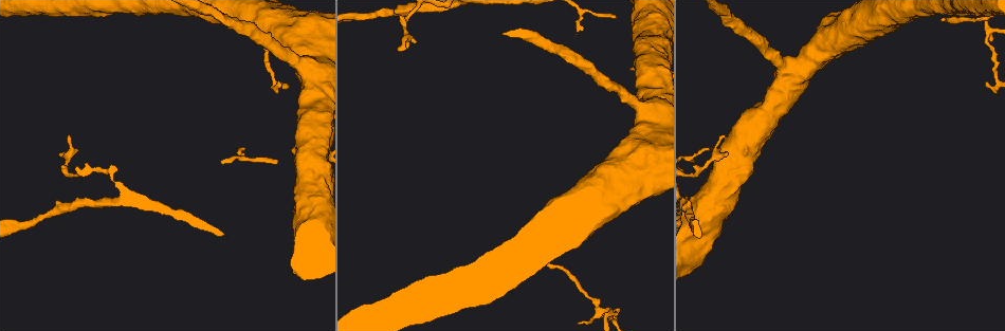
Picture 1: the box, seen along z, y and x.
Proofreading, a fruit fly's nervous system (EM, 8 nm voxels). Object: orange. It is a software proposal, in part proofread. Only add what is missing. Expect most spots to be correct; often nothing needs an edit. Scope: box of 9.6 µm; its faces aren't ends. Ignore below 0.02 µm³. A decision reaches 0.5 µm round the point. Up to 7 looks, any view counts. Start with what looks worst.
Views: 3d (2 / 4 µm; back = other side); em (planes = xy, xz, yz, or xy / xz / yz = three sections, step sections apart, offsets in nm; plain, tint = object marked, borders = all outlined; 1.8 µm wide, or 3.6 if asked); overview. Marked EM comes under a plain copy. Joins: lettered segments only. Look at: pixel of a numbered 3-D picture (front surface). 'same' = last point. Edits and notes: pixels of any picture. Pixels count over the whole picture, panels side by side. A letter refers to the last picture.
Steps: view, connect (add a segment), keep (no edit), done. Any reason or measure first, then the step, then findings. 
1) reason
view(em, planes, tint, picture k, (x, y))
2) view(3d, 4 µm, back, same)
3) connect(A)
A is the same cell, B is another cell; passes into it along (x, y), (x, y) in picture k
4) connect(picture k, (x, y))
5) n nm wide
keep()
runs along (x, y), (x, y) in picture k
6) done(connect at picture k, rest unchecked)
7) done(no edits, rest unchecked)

three-way junction
view(3d, 4 µm, picture 1, (617, 316))

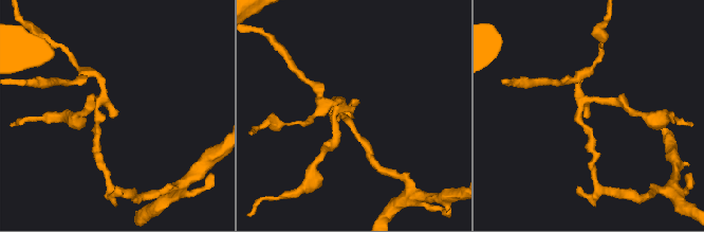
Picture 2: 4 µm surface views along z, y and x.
3 arms
view(em, planes, tint, picture 2, (588, 116))

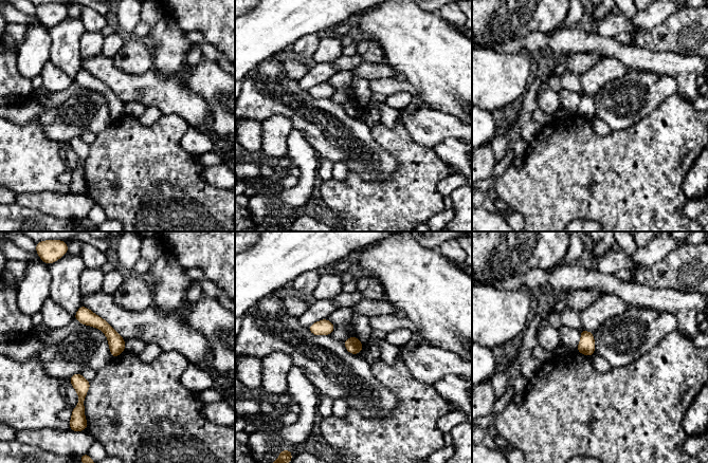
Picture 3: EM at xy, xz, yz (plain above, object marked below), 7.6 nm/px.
view(em, planes, borders, same)

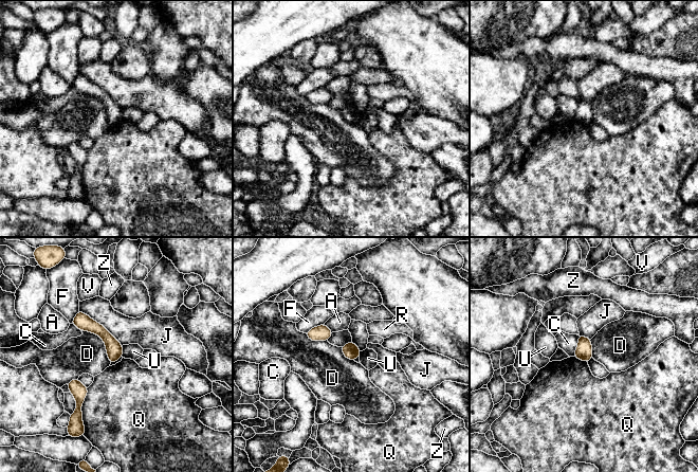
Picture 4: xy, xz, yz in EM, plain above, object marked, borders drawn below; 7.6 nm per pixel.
keep()
A, C, D, F, J, Q, R, U, V and Z are other cells; border along (81, 329), (102, 339), (110, 363) in picture 4; none of them fits

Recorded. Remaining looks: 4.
thin end
view(3d, 2 µm, picture 1, (61, 154))

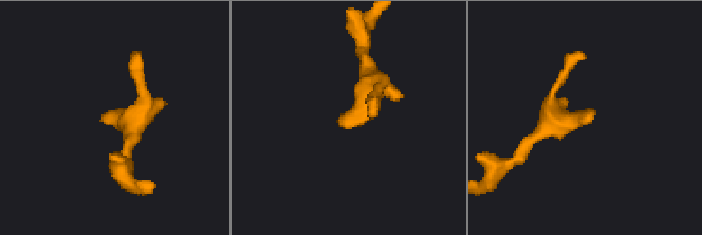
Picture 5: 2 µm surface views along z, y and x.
view(em, planes, borders, picture 5, (105, 118))

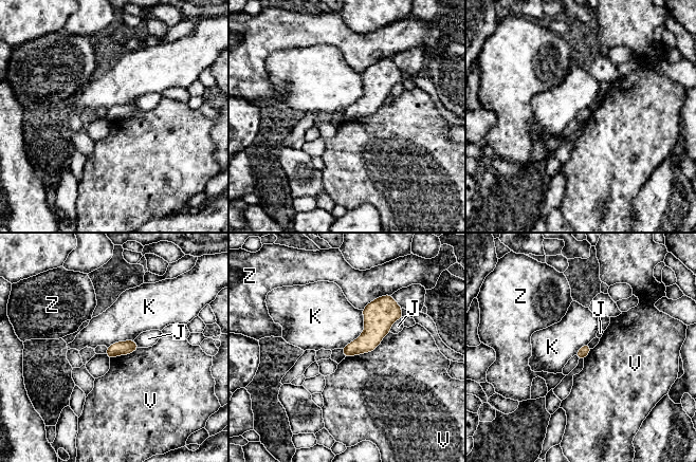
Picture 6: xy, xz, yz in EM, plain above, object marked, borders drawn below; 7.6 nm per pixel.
keep()
J, K, V and Z are other cells; no lettered segment goes on from it

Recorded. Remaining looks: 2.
branch stops here
view(em, xz, step 16, borders, picture 1, (941, 20))

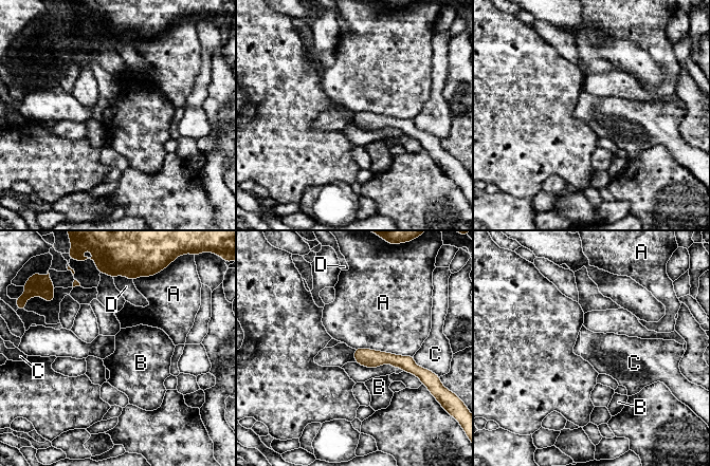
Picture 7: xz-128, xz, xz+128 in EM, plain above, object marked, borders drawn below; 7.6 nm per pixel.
140 nm wide
keep()
A, B, C and D are other cells; runs along (357, 351), (405, 362), (414, 371) in picture 7; none of them fits

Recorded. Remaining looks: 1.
done(no edits, rest unchecked)

